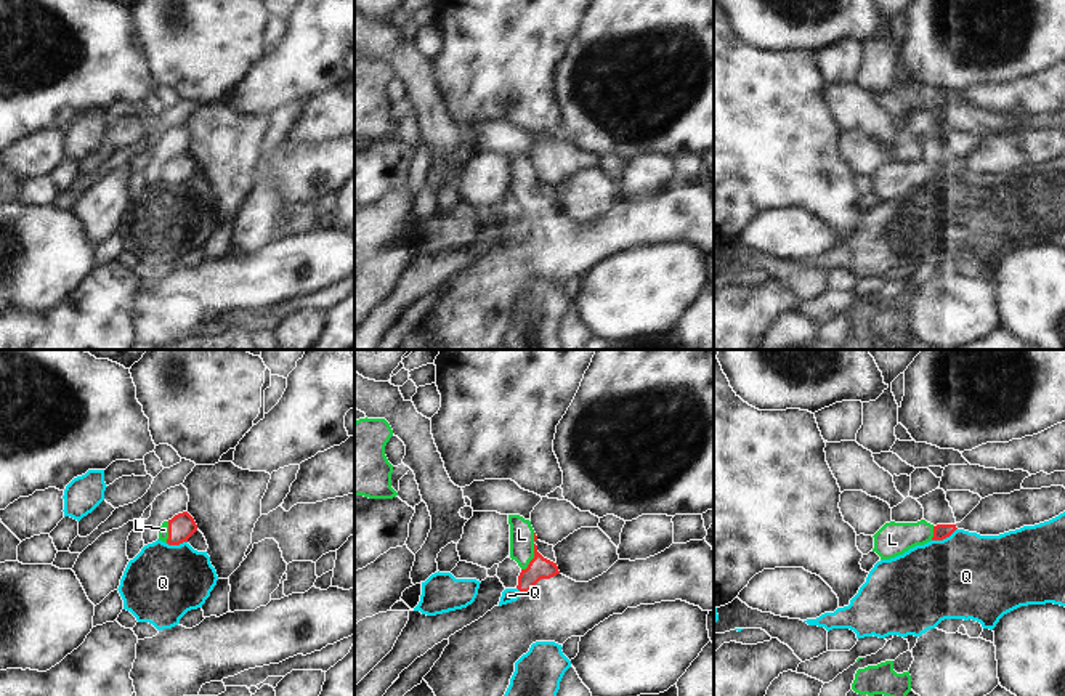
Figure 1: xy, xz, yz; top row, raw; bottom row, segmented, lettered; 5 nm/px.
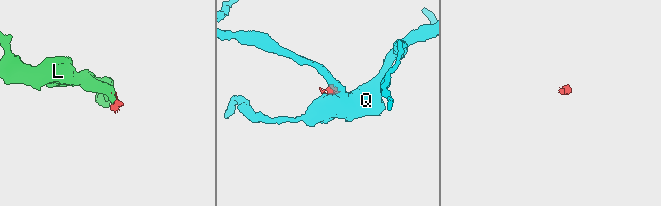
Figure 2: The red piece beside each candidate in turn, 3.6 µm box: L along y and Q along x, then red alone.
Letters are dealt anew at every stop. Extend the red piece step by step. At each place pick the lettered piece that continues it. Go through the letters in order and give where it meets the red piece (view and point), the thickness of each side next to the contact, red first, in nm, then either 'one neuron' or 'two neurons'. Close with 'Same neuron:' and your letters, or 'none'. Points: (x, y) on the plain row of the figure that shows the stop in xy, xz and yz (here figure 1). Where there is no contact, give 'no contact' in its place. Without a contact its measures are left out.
L: xz (533, 199) | 110/130 nm | one neuron
Q: yz (943, 178) | 80/440 nm | two neurons
Same neuron: L

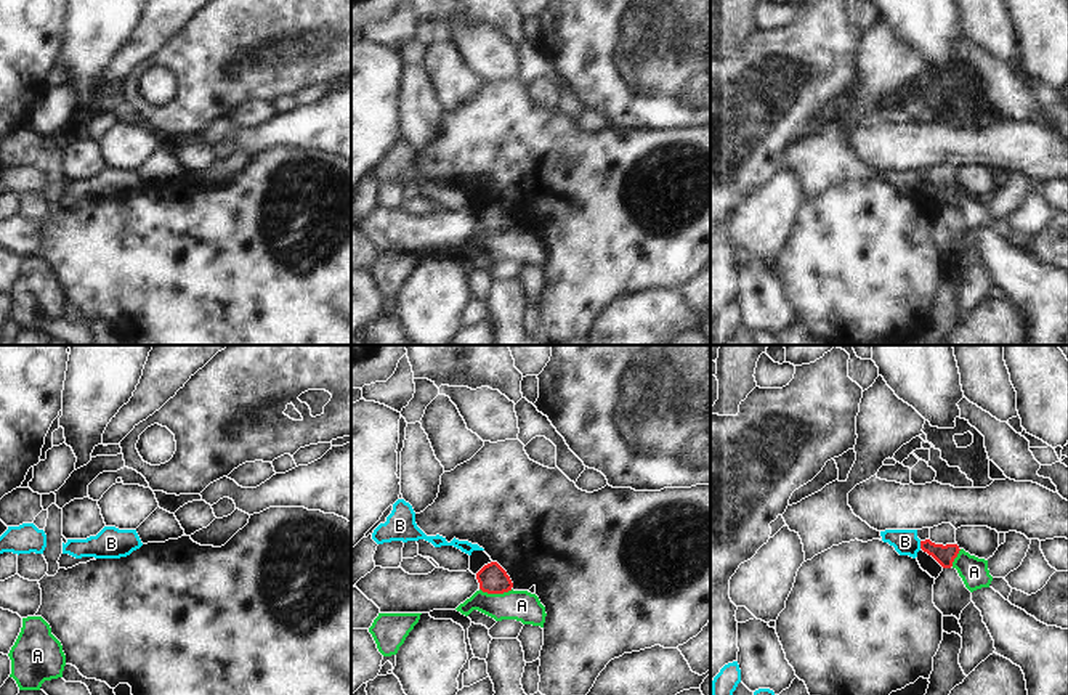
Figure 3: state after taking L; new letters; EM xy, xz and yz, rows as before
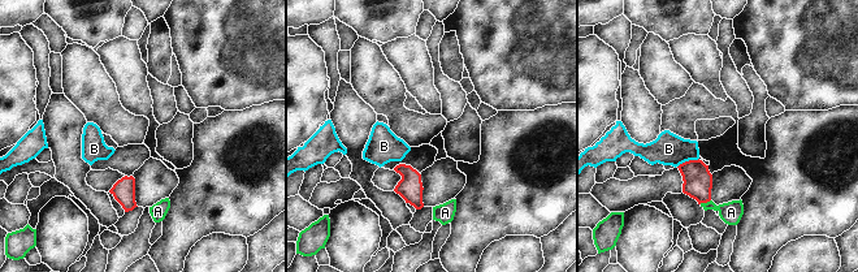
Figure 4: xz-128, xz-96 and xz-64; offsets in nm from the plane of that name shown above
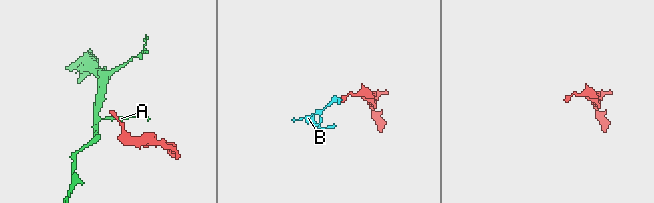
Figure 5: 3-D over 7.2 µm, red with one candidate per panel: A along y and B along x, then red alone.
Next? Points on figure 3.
A: xz (496, 233) | 150/160 nm | two neurons
B: yz (921, 185) | 100/130 nm | two neurons
Same neuron: none

